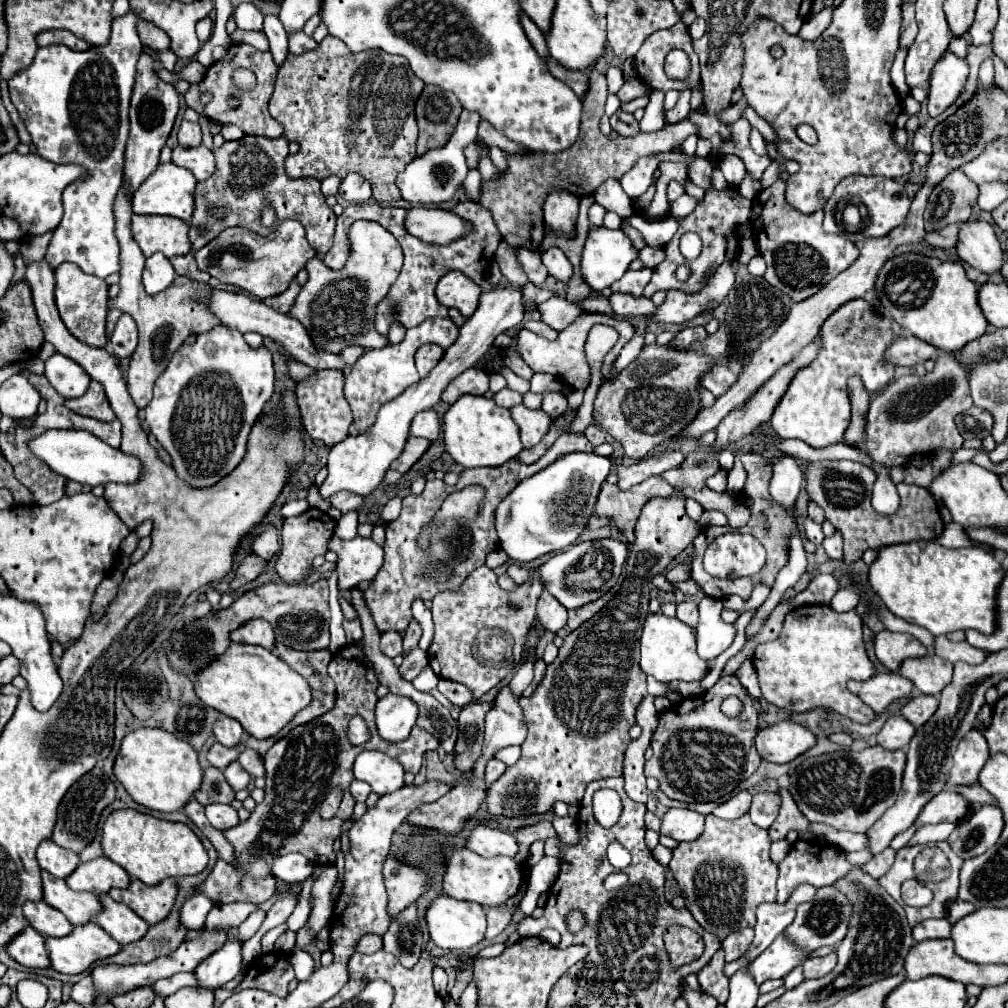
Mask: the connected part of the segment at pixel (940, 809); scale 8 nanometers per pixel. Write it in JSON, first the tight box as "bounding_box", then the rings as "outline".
{"bounding_box":[914,791,970,827],"outline":[[[942,791],[924,805],[914,825],[922,827],[922,825],[936,825],[942,821],[956,823],[962,821],[968,813],[970,813],[970,803],[962,795],[958,795],[956,791]]]}

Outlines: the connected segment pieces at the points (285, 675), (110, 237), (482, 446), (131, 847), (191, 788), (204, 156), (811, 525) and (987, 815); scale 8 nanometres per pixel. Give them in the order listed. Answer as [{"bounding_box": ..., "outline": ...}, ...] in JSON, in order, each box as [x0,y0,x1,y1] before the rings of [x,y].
[{"bounding_box":[194,641,312,739],"outline":[[[232,641],[224,655],[194,675],[194,691],[204,705],[240,721],[240,725],[258,739],[276,735],[312,699],[304,677],[292,671],[278,655],[256,645]]]},{"bounding_box":[8,9,142,279],"outline":[[[132,9],[126,15],[116,17],[108,45],[92,47],[88,51],[72,51],[66,45],[38,47],[32,63],[16,71],[8,81],[10,99],[32,137],[36,153],[54,163],[76,163],[86,169],[86,175],[80,177],[80,181],[70,183],[62,193],[64,217],[56,227],[46,251],[46,261],[52,263],[52,269],[64,261],[70,261],[82,267],[84,273],[96,275],[100,279],[120,271],[112,203],[124,177],[124,149],[130,129],[130,97],[136,79],[136,63],[142,53],[142,43],[136,31],[138,21],[142,21],[142,17]]]},{"bounding_box":[442,395,524,467],"outline":[[[462,395],[442,417],[442,435],[446,453],[464,467],[498,467],[516,457],[524,447],[518,437],[518,427],[510,411],[498,407],[492,399],[478,395]]]},{"bounding_box":[102,809,208,885],"outline":[[[120,809],[108,815],[102,827],[102,851],[110,861],[122,865],[130,877],[146,885],[156,885],[164,877],[194,875],[208,865],[208,853],[188,825],[164,821],[134,809]]]},{"bounding_box":[114,727,202,813],"outline":[[[140,727],[122,739],[114,775],[136,803],[160,813],[182,809],[202,781],[198,753],[186,741],[180,741],[176,735],[158,727]]]},{"bounding_box":[172,143,216,181],"outline":[[[200,143],[198,147],[176,145],[172,149],[172,163],[184,169],[190,169],[198,181],[204,181],[216,169],[214,153],[204,143]]]},{"bounding_box":[804,518,824,543],"outline":[[[810,518],[804,521],[804,529],[806,529],[806,537],[814,543],[822,543],[824,539],[824,533],[822,533],[822,528],[820,524],[815,524]]]},{"bounding_box":[948,805,1004,859],"outline":[[[982,805],[972,813],[964,829],[954,829],[954,833],[948,837],[948,843],[962,859],[970,859],[988,851],[998,841],[1002,827],[1004,819],[1000,807]]]}]

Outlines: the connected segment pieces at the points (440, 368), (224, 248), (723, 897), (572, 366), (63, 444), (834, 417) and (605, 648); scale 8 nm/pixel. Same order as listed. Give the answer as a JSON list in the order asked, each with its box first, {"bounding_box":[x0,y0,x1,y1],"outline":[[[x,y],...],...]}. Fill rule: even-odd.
[{"bounding_box":[320,287,524,495],"outline":[[[518,287],[496,289],[496,291],[482,293],[478,309],[460,327],[458,339],[446,349],[440,363],[424,379],[410,385],[402,395],[398,395],[396,399],[386,403],[380,409],[380,415],[378,415],[376,423],[366,433],[354,435],[354,437],[348,435],[344,441],[340,441],[338,445],[334,445],[330,449],[328,465],[326,465],[328,467],[328,477],[320,485],[320,495],[334,495],[338,491],[352,491],[352,493],[358,493],[358,495],[370,495],[380,485],[380,481],[382,481],[384,473],[388,471],[390,463],[402,453],[402,447],[404,447],[404,443],[410,435],[408,427],[410,427],[410,421],[414,419],[414,415],[418,411],[434,407],[440,401],[440,395],[446,389],[448,381],[458,377],[464,369],[474,367],[476,361],[492,347],[494,339],[500,333],[504,333],[510,327],[520,325],[522,315],[524,315],[524,299],[520,297]]]},{"bounding_box":[194,221,316,299],"outline":[[[282,221],[268,237],[242,227],[228,227],[214,241],[194,251],[194,257],[198,267],[202,271],[208,271],[218,281],[240,285],[244,291],[256,295],[258,299],[264,299],[282,293],[298,273],[298,267],[304,267],[308,259],[316,257],[316,249],[306,241],[304,227],[298,221]],[[298,255],[302,255],[300,263],[296,263]]]},{"bounding_box":[668,813,778,941],"outline":[[[750,813],[732,821],[706,815],[704,833],[696,841],[678,843],[674,849],[674,857],[668,867],[682,889],[686,907],[692,917],[720,941],[734,931],[754,927],[756,907],[760,903],[776,901],[778,867],[770,861],[768,851],[768,831],[756,827],[750,821]]]},{"bounding_box":[518,313,636,389],"outline":[[[582,313],[572,325],[566,327],[564,331],[560,331],[554,341],[548,341],[548,339],[544,339],[544,337],[528,331],[528,329],[520,329],[518,331],[518,353],[532,367],[534,373],[550,373],[550,375],[558,377],[560,381],[564,381],[566,385],[570,385],[574,389],[584,389],[584,387],[588,387],[588,381],[590,381],[590,367],[588,367],[586,357],[584,357],[584,341],[586,341],[586,335],[588,335],[588,331],[594,323],[606,323],[606,325],[612,325],[616,331],[620,331],[620,339],[607,353],[602,364],[602,378],[606,380],[608,373],[612,370],[612,363],[620,354],[620,349],[636,333],[636,327],[624,317],[608,317],[608,315],[602,315],[602,313]]]},{"bounding_box":[28,429,140,485],"outline":[[[48,429],[42,435],[28,441],[28,449],[42,459],[54,473],[64,479],[86,483],[86,485],[106,485],[106,483],[134,483],[140,477],[140,461],[132,455],[124,455],[120,449],[112,449],[102,439],[88,431],[76,429]]]},{"bounding_box":[770,299,896,447],"outline":[[[852,299],[840,305],[820,327],[820,349],[816,359],[802,367],[790,381],[784,397],[774,409],[770,425],[780,439],[802,439],[812,447],[840,443],[850,423],[848,379],[860,377],[864,387],[884,389],[894,379],[896,365],[886,359],[886,349],[896,339],[892,319],[884,317],[870,301]]]},{"bounding_box":[488,489,700,815],"outline":[[[674,489],[668,497],[652,497],[644,507],[634,527],[634,541],[630,543],[630,555],[626,561],[626,579],[620,591],[606,603],[606,607],[564,637],[560,655],[548,665],[542,683],[530,697],[520,697],[524,719],[528,725],[528,737],[522,743],[520,759],[506,767],[496,783],[488,791],[488,809],[492,815],[532,815],[552,809],[554,801],[578,805],[584,789],[596,779],[616,777],[622,773],[624,753],[630,745],[630,727],[636,725],[636,711],[647,693],[646,674],[640,671],[640,625],[648,611],[650,579],[664,573],[676,555],[686,549],[700,533],[700,525],[692,521],[684,511],[686,495]]]}]

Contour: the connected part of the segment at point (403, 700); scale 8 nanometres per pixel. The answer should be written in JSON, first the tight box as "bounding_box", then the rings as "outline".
{"bounding_box":[376,695,418,743],"outline":[[[386,695],[376,705],[376,727],[384,741],[402,743],[418,717],[418,707],[408,697]]]}

